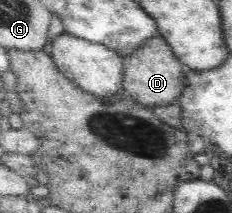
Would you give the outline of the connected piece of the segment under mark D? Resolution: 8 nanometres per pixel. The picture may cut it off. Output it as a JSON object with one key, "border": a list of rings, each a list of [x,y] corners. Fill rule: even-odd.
{"border":[[[161,35],[149,38],[133,54],[123,57],[122,62],[124,63],[124,74],[121,79],[121,87],[124,93],[129,93],[136,102],[145,106],[164,106],[176,103],[181,89],[185,87],[184,72],[181,71],[181,62],[172,53],[168,43]]]}

